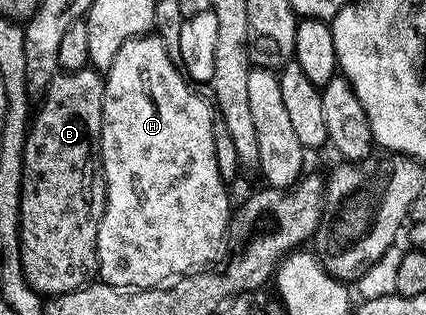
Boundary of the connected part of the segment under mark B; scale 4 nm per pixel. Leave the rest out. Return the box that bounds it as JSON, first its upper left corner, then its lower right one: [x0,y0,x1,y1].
[18,67,106,295]

